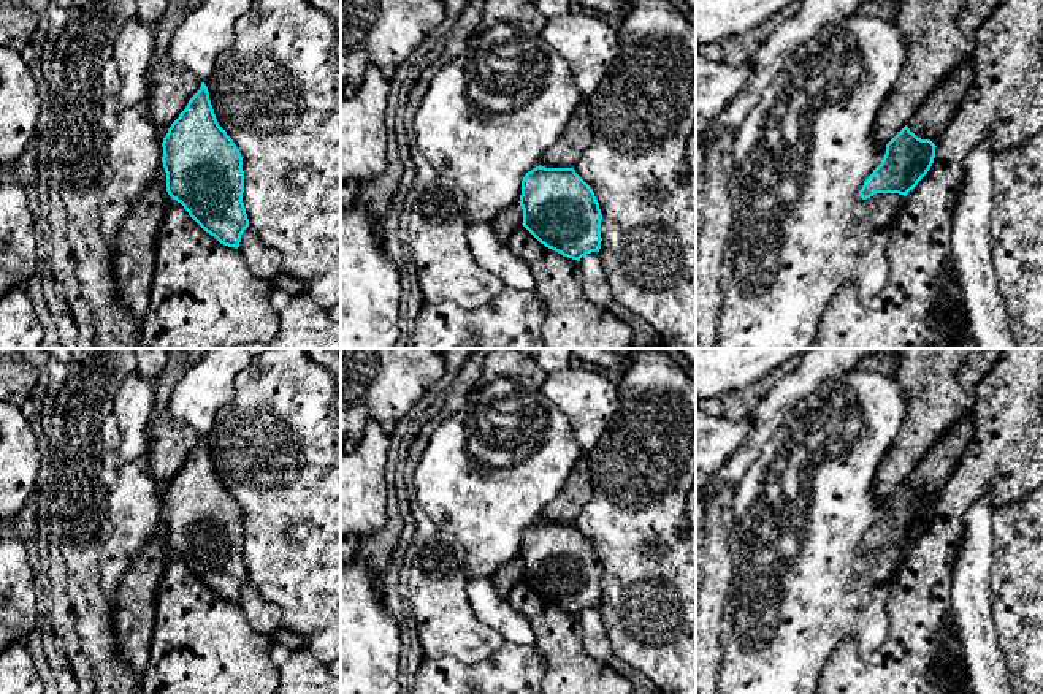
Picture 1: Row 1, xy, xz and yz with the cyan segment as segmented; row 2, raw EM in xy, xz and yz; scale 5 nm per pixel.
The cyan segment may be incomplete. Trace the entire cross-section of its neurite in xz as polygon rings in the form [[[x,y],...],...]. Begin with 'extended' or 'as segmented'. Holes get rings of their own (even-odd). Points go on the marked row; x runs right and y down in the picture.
as segmented | [[[533,168],[522,181],[518,203],[522,225],[545,247],[577,261],[599,252],[599,203],[574,168]]]

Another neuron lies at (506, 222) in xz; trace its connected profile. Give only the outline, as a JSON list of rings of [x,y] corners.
[[[520,203],[502,211],[491,220],[498,239],[504,244],[507,244],[515,228],[520,227],[522,223],[523,223],[523,209]]]

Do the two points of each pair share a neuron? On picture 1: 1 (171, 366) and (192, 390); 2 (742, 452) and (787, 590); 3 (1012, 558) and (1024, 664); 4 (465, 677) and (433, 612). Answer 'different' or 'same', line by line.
1: different
2: different
3: same
4: different

